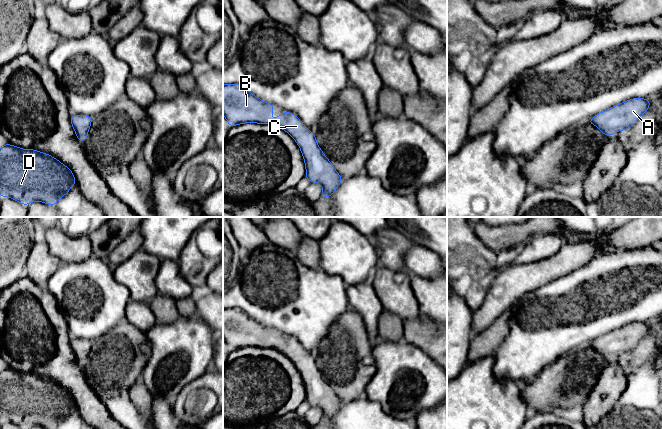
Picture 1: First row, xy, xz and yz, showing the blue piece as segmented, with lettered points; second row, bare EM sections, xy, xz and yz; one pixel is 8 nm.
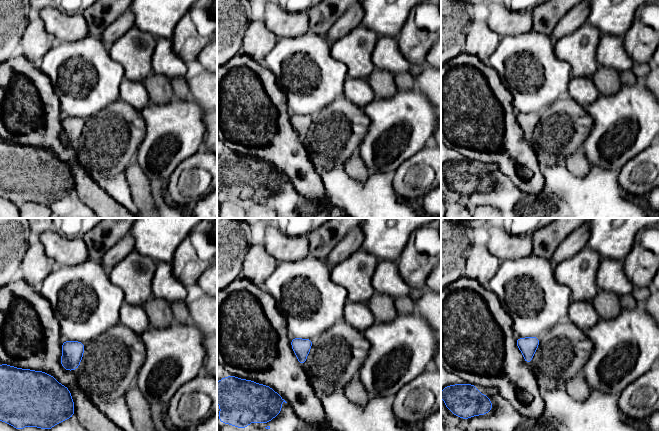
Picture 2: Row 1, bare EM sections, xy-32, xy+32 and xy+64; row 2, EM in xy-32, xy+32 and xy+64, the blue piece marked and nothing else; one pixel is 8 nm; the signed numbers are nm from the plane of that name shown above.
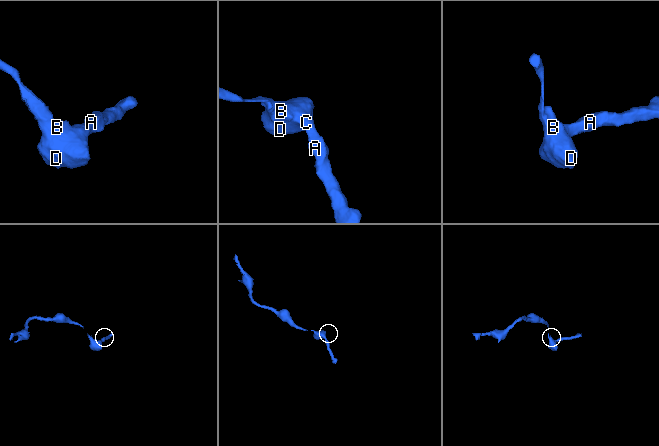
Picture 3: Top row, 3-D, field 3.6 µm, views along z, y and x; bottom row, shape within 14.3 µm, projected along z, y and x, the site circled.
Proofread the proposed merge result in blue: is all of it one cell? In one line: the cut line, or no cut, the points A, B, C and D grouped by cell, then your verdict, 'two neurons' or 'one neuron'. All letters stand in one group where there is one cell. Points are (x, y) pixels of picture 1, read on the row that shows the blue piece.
no cut | A B C D | one neuron

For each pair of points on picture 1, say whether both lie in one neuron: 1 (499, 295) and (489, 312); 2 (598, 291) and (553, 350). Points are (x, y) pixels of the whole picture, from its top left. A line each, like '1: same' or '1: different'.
1: same
2: same

